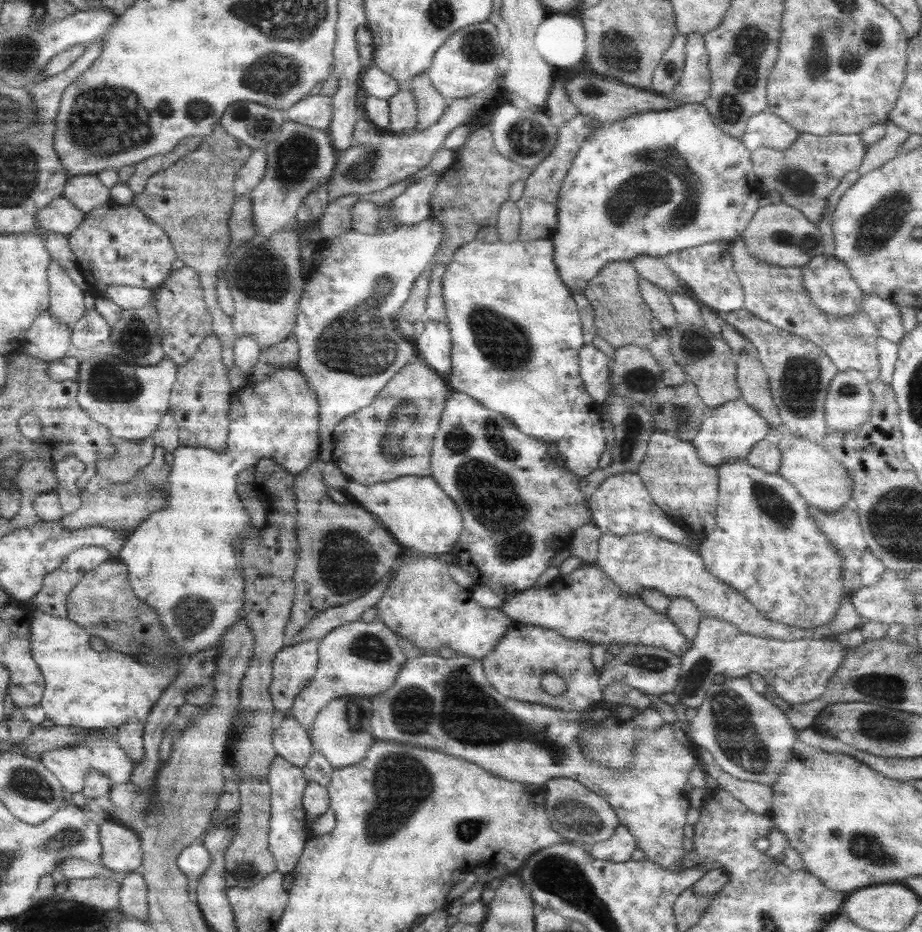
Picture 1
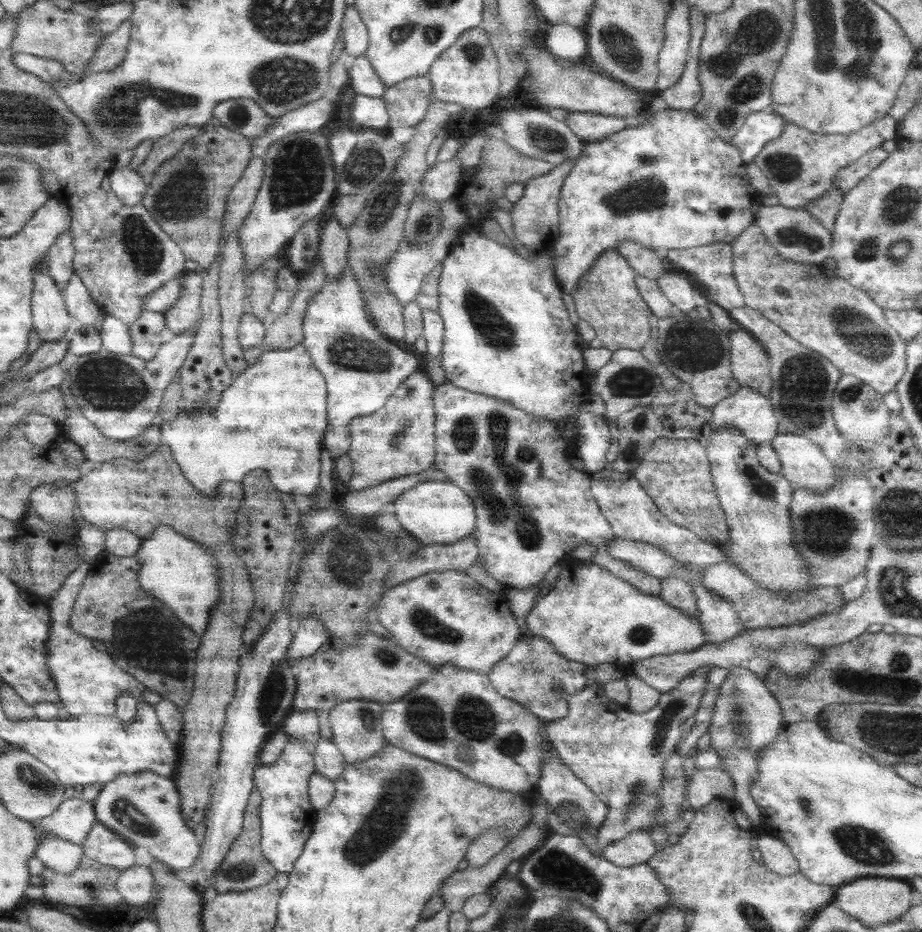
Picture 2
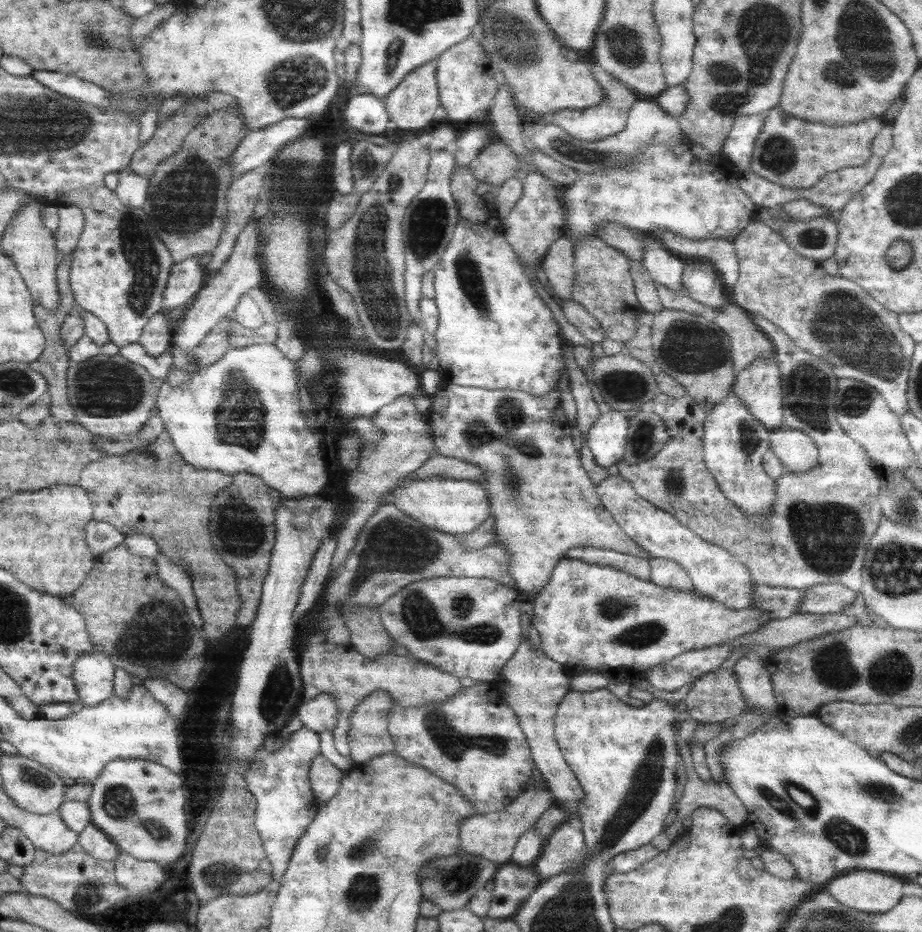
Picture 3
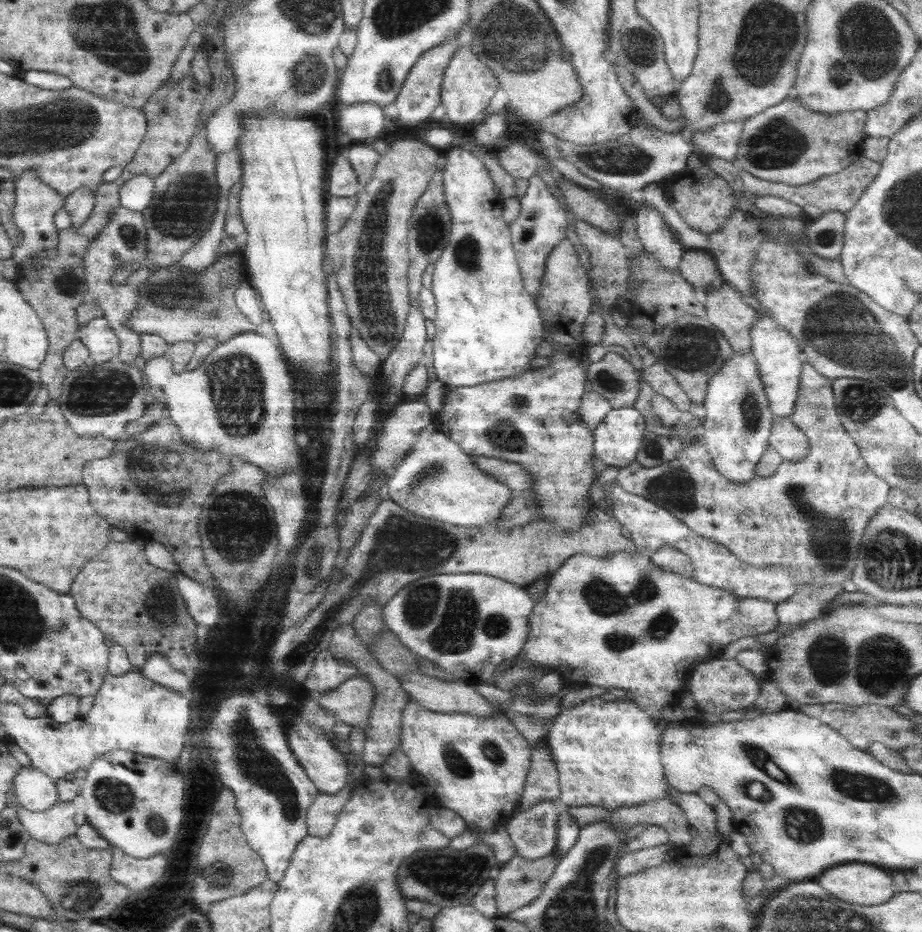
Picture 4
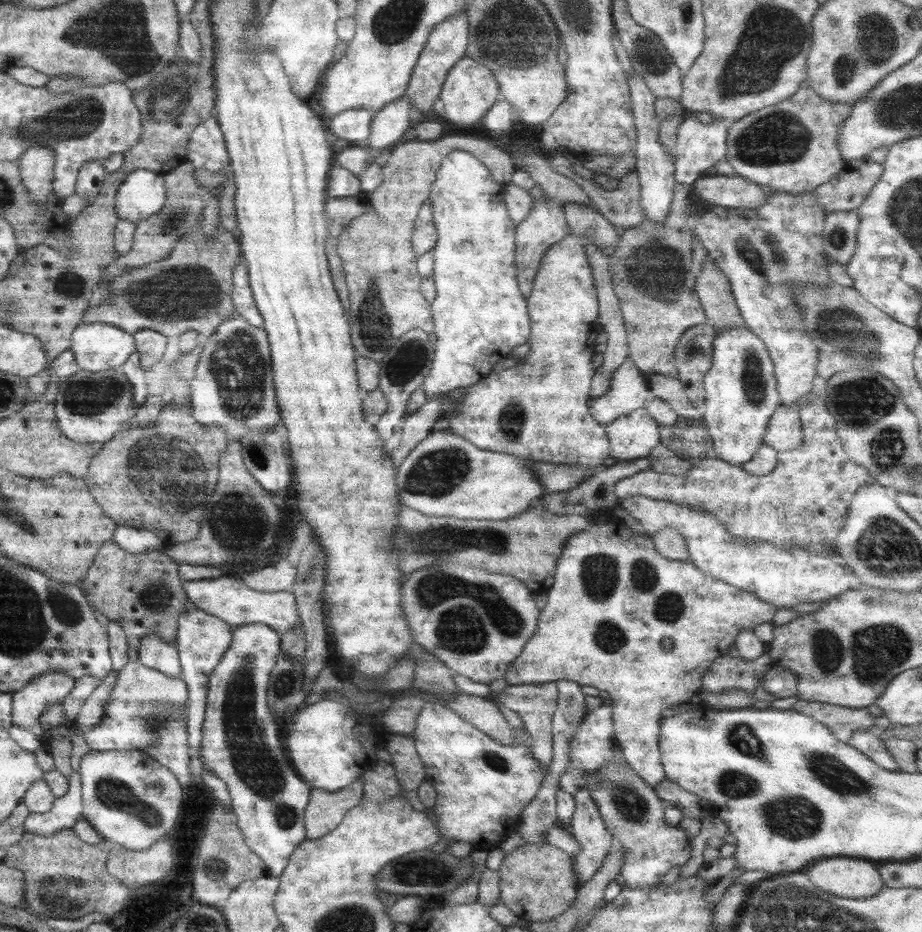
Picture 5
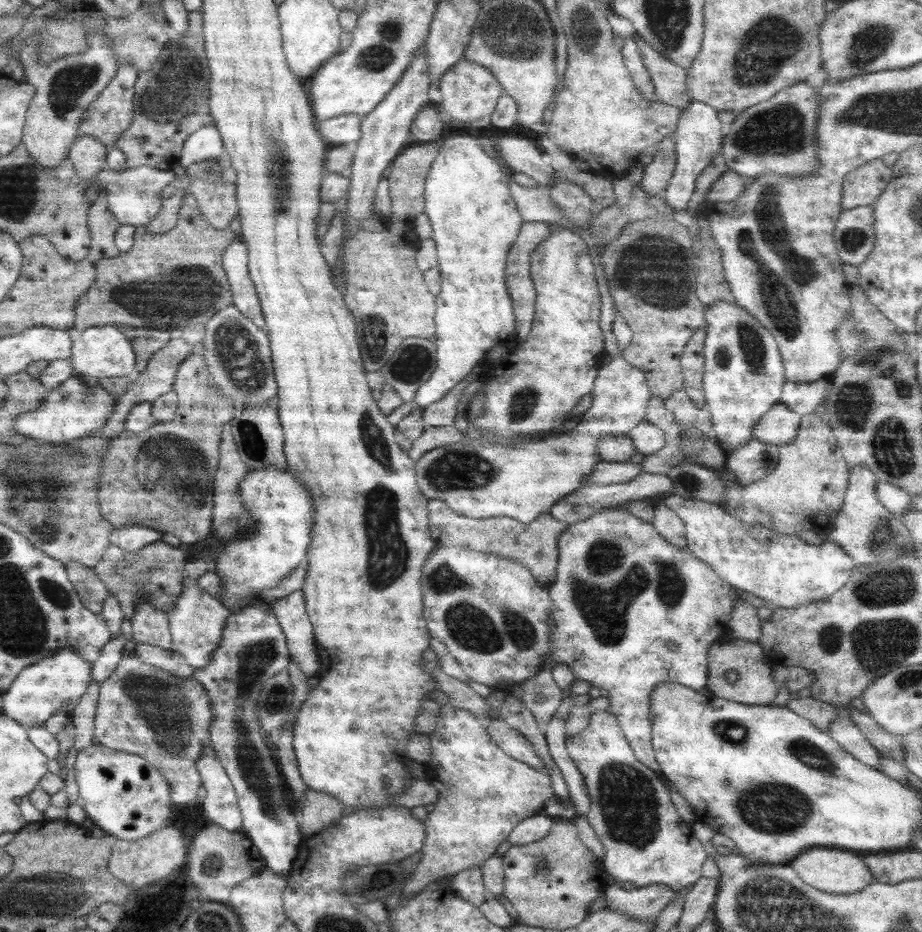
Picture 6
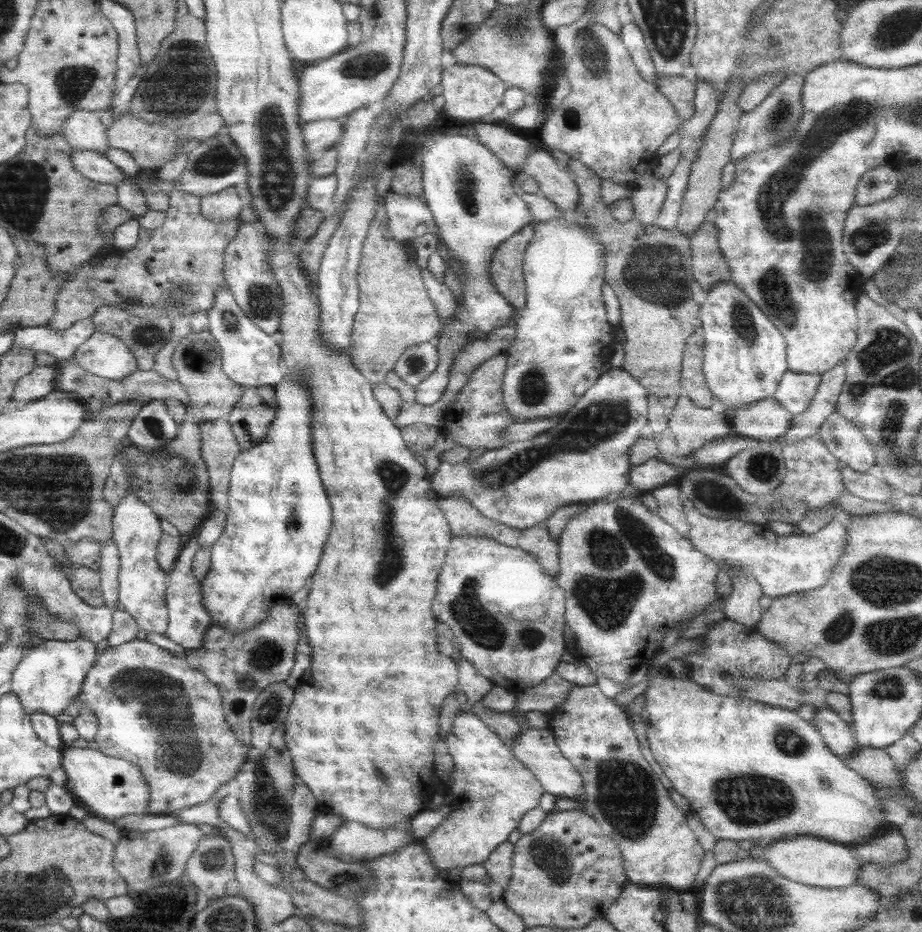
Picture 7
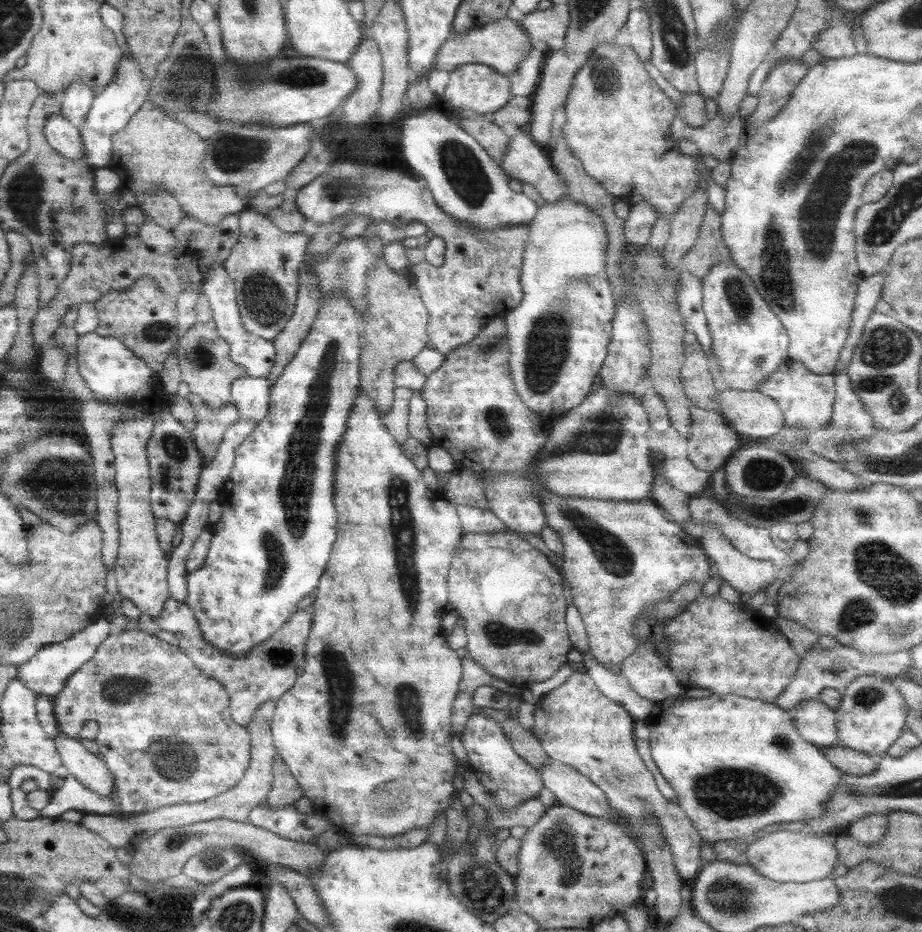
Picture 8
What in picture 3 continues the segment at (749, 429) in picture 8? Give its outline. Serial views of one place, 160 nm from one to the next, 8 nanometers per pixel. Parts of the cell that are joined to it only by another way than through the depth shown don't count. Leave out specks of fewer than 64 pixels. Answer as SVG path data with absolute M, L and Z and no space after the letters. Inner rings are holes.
M772 430L769 442L781 464L792 474L802 474L820 466L816 444L800 430Z

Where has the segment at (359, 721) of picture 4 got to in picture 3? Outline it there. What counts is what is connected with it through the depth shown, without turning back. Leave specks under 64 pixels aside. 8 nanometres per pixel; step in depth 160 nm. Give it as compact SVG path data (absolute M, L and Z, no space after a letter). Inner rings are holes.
M328 693L318 694L310 702L302 702L297 709L303 727L320 734L322 731L332 731L336 726L338 708L334 697Z

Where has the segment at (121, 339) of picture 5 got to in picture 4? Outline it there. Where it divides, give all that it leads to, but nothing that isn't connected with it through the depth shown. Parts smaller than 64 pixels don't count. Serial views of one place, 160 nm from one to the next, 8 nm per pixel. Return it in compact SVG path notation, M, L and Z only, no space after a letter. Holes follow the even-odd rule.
M103 316L80 325L77 339L88 348L91 359L96 364L112 360L120 352L120 341Z

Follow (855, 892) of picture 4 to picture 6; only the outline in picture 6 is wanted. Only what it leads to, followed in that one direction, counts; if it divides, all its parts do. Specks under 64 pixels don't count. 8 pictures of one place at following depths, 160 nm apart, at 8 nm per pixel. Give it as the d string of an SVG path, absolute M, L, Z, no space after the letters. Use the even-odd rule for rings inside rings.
M812 847L797 854L787 862L796 874L810 886L830 894L852 894L875 882L868 865L862 855L844 849L829 847Z

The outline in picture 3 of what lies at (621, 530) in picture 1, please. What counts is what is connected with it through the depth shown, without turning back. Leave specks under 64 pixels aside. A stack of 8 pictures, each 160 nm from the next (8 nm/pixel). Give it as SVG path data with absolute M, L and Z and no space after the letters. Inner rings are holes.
M608 475L597 485L596 492L602 505L614 517L626 536L653 558L676 562L691 578L694 591L730 610L742 610L753 604L753 580L746 566L738 562L725 548L705 541L687 526L680 524L671 514L644 501L623 476Z

